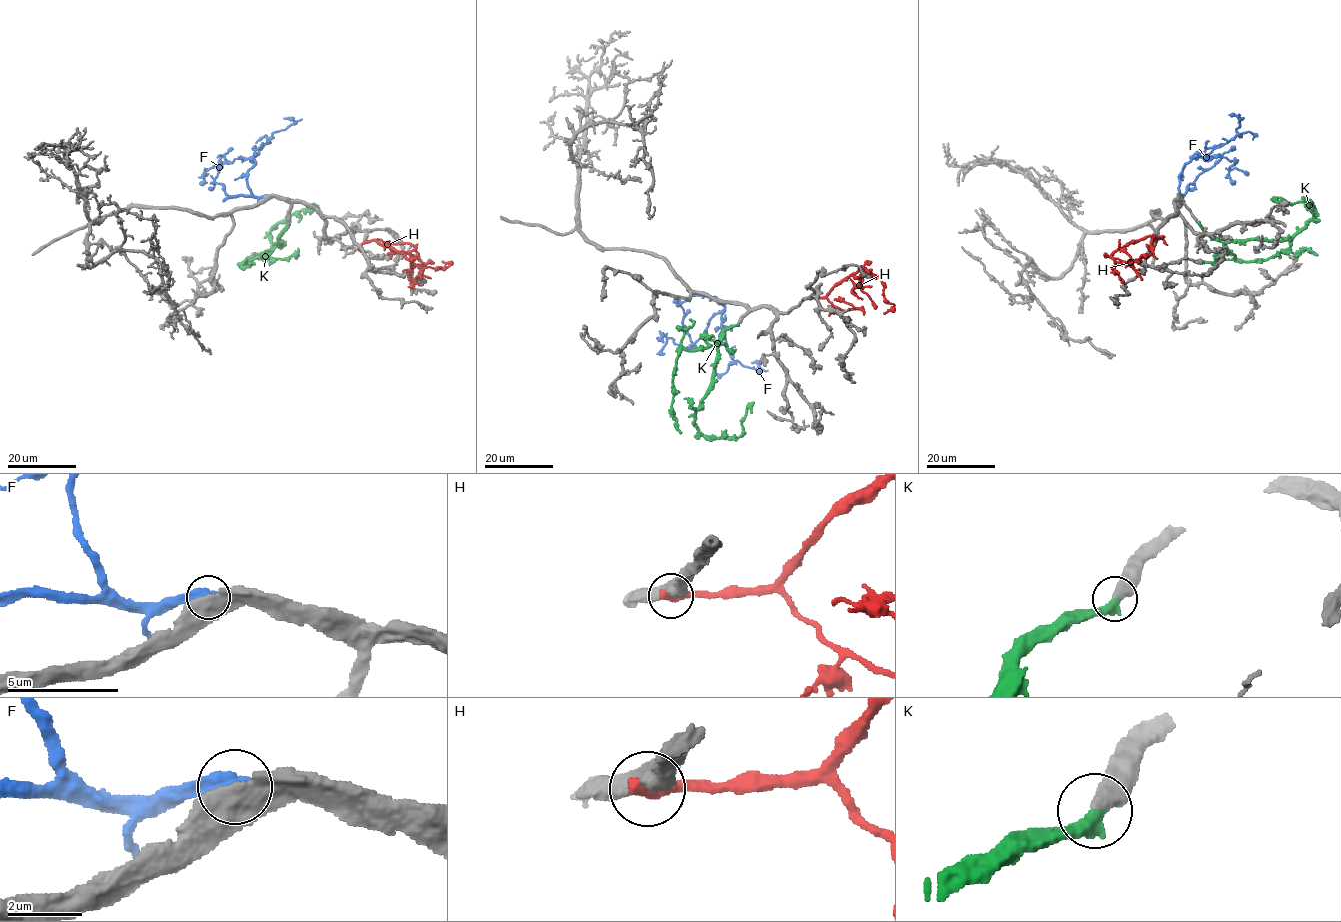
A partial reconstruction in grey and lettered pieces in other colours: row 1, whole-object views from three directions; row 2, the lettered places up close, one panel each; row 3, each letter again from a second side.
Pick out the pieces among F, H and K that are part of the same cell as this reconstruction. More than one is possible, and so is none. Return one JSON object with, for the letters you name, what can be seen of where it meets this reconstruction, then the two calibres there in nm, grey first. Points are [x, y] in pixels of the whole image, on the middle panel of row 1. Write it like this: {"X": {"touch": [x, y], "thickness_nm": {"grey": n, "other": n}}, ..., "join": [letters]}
{"K": {"touch": [738, 323], "thickness_nm": {"grey": 380, "other": 480}}, "join": ["K"]}

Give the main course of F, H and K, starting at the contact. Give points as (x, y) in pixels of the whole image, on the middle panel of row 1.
F: (730, 303), (718, 302), (714, 297), (724, 307), (722, 329), (731, 357), (758, 370), (757, 364), (751, 362)
H: (809, 298), (821, 298), (863, 267), (883, 284), (884, 298), (894, 305), (884, 314)
K: (738, 323), (721, 335), (712, 387), (694, 423), (704, 436), (737, 438), (747, 408), (752, 413)

